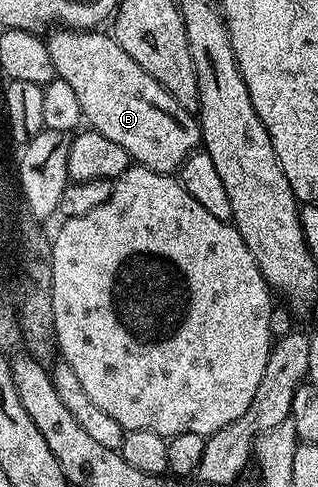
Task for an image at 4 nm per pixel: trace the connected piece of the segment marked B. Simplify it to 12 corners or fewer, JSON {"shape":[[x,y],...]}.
{"shape":[[110,34],[46,36],[90,130],[178,172],[203,134]]}

